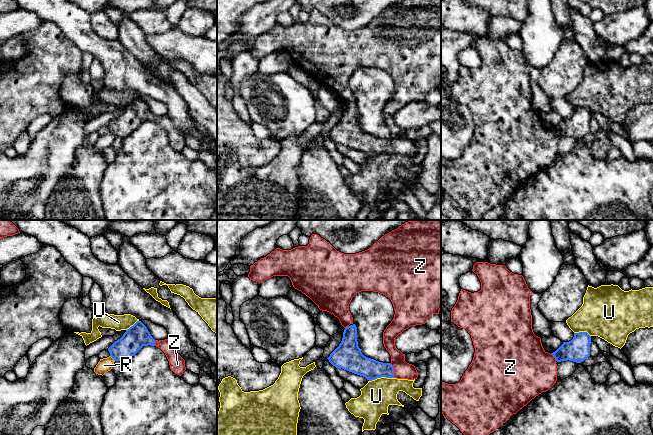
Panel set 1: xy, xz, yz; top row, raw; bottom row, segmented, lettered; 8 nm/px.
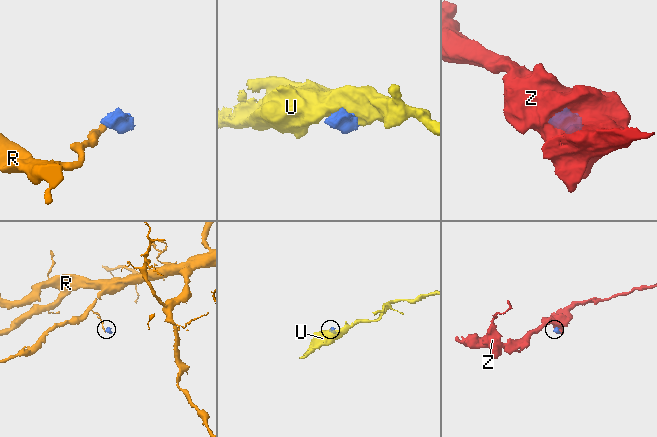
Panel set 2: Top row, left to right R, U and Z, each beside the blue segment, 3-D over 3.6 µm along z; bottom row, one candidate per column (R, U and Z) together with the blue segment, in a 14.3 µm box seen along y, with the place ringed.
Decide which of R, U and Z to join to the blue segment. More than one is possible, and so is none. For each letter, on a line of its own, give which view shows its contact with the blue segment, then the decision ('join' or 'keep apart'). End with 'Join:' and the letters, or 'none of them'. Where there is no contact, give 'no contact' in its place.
R: xy | keep apart
U: xz | keep apart
Z: xz | join
Join: Z

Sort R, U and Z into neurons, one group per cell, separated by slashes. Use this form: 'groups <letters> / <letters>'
groups R / U / Z

